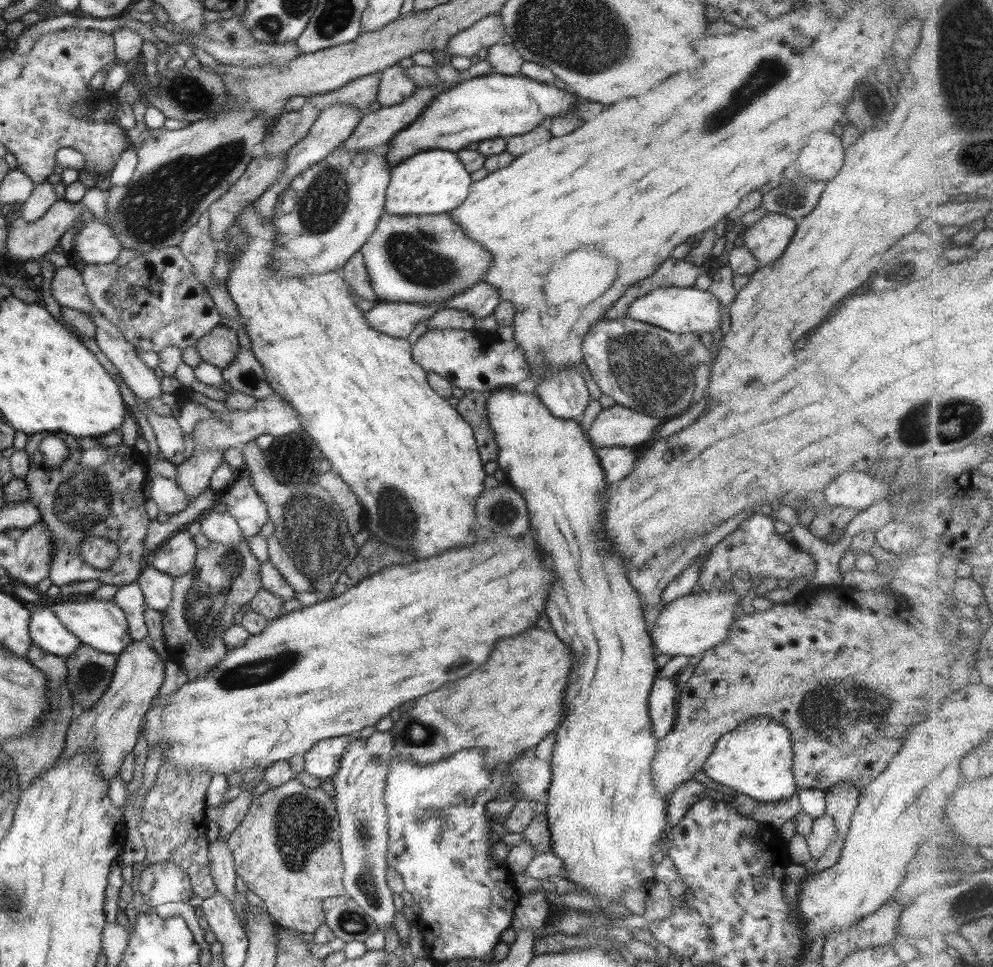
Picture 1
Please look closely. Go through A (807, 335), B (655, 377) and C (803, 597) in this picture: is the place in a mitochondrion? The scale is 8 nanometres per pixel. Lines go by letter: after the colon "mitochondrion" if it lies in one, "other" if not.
A: other
B: mitochondrion
C: other

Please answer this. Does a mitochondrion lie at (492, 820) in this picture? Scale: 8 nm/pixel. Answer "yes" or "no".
no

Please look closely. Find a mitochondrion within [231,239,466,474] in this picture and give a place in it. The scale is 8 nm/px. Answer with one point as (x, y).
(248, 379)

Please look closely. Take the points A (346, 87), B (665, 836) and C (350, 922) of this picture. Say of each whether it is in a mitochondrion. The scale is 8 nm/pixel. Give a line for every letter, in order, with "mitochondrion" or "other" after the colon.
A: other
B: other
C: mitochondrion

